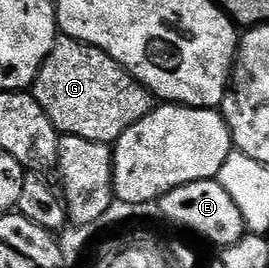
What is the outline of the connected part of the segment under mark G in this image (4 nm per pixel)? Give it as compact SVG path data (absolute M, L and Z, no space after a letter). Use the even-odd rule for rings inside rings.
M67 36L57 37L50 56L42 64L30 94L50 116L61 135L82 136L82 140L114 144L134 124L154 109L154 95L128 70L123 70L97 46Z

